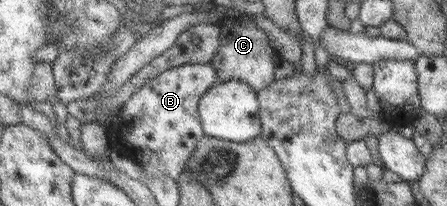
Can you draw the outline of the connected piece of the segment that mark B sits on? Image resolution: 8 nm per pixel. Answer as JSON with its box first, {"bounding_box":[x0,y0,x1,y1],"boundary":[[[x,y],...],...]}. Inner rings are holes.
{"bounding_box":[118,62,218,180],"boundary":[[[207,62],[206,64],[187,64],[181,67],[171,68],[161,73],[157,77],[149,80],[118,113],[119,135],[121,139],[129,145],[132,160],[141,168],[145,176],[153,174],[163,174],[163,176],[173,177],[176,180],[180,177],[187,166],[187,162],[197,149],[197,144],[205,131],[202,117],[199,113],[201,98],[218,83],[217,69]]]}

